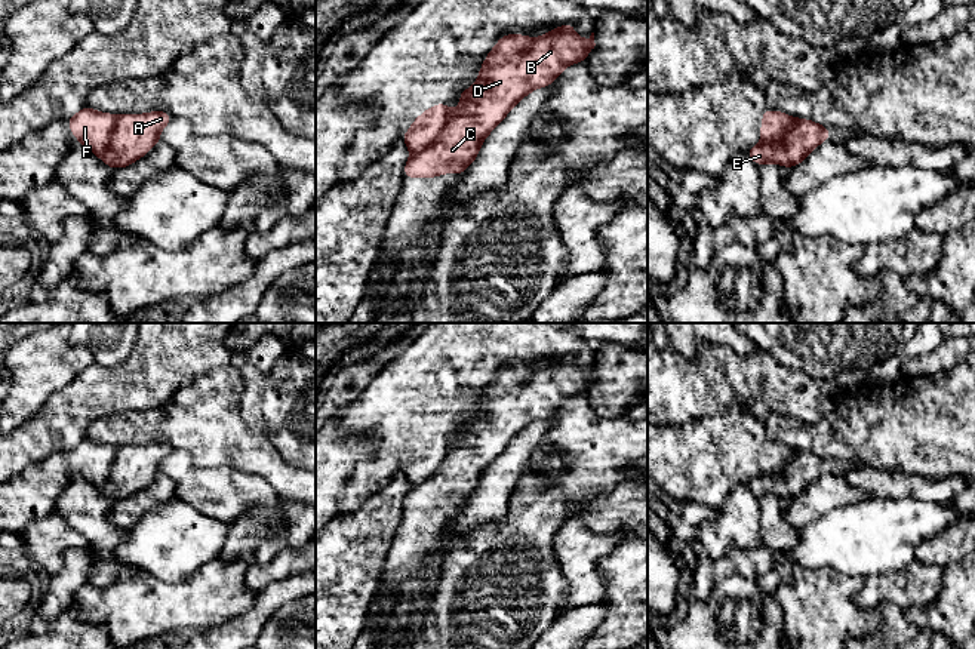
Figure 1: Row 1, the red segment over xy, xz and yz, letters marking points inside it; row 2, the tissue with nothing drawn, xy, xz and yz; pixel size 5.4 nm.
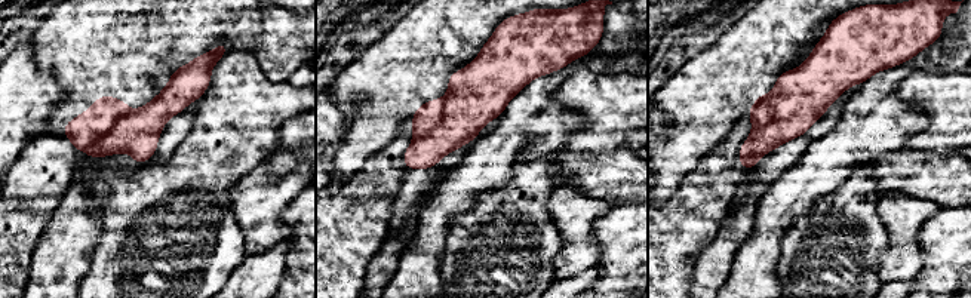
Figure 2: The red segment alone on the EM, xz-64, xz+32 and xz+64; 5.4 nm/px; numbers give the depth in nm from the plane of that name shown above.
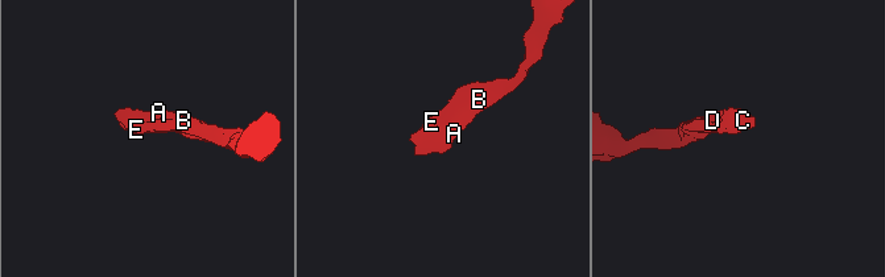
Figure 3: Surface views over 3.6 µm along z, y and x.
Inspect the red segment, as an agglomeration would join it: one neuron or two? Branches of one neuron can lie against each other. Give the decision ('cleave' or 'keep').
cleave

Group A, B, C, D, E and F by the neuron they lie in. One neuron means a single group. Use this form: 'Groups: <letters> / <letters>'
Groups: A B C D E / F

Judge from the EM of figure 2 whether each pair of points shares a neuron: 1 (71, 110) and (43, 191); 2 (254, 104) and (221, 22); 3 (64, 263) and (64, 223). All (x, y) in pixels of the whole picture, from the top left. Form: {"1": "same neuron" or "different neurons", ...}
{"1": "different neurons", "2": "different neurons", "3": "same neuron"}

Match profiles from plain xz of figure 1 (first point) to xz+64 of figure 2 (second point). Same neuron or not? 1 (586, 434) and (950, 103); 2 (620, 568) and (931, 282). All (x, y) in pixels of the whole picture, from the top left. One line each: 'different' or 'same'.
1: same
2: same

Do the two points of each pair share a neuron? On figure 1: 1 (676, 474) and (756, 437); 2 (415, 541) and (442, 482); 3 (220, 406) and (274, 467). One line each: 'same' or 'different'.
1: same
2: same
3: same

